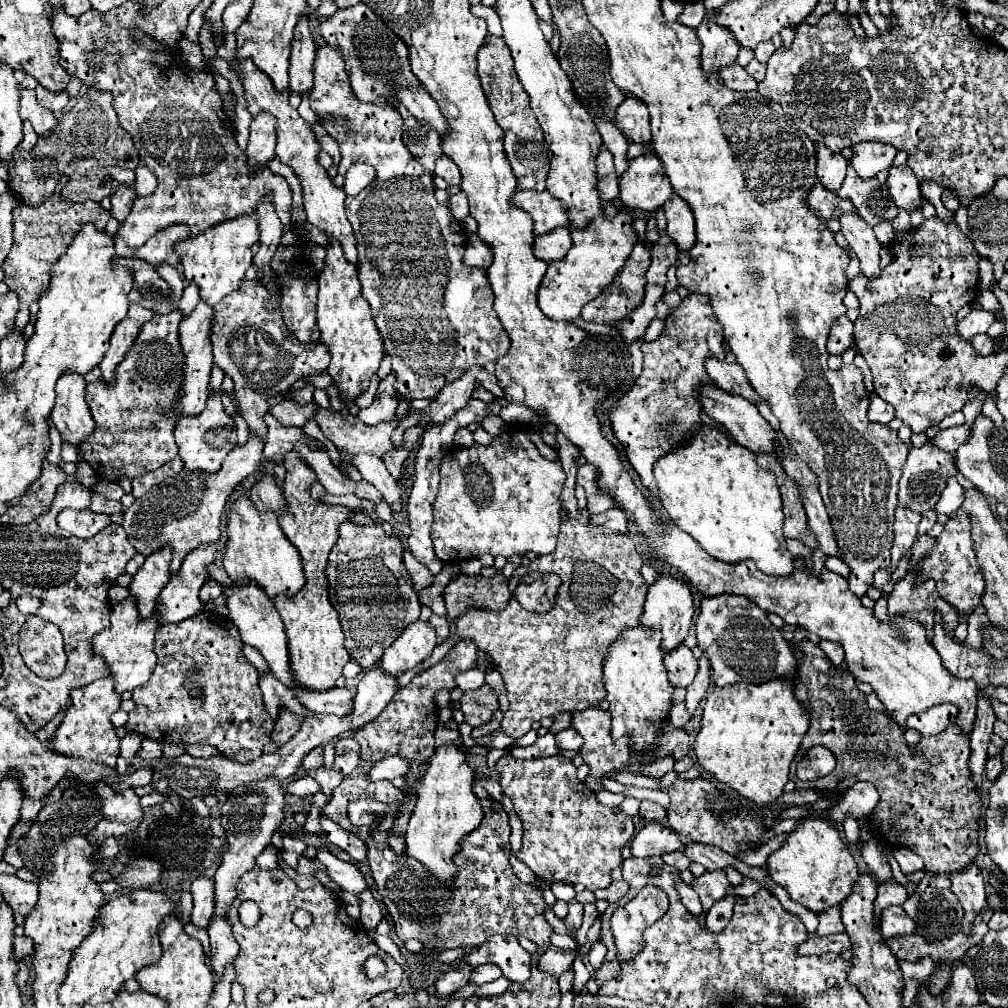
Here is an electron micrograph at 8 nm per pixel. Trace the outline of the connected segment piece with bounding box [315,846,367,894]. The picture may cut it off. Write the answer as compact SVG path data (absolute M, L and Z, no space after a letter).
M317 846L315 850L317 850L315 858L325 866L327 874L331 876L333 882L339 884L341 890L347 890L347 892L353 892L353 894L361 894L363 890L367 890L367 882L365 882L365 878L359 872L357 866L353 866L345 860L339 860L337 856L333 856L323 846Z

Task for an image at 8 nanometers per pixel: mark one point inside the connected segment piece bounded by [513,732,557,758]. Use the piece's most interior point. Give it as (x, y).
(545, 746)

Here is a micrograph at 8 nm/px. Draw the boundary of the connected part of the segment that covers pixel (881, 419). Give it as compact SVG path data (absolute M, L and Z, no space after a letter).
M871 394L871 404L869 404L869 420L877 424L887 424L895 418L893 406L889 406L885 400L881 400L877 394Z

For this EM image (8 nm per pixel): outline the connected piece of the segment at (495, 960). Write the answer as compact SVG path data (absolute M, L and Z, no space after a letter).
M495 934L493 938L489 938L485 944L479 946L479 950L465 954L459 960L453 960L449 964L441 964L441 972L449 972L449 970L459 970L461 962L477 968L481 964L495 964L501 968L503 976L511 982L525 982L525 978L529 978L529 952L525 948L521 948L521 944L517 942L515 936L511 934Z

